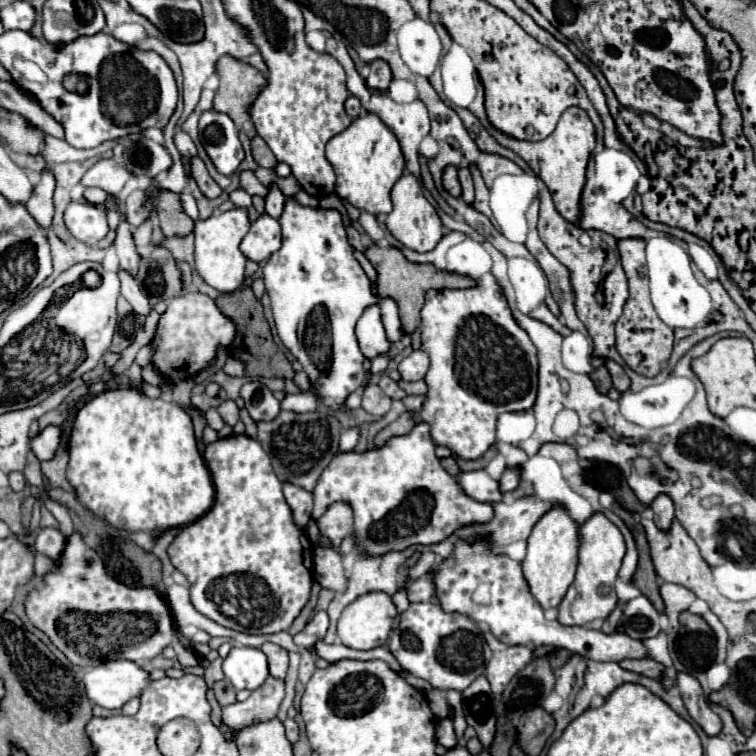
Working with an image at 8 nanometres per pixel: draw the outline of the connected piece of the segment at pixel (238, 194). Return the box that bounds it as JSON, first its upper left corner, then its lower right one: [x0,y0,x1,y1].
[229,189,251,209]

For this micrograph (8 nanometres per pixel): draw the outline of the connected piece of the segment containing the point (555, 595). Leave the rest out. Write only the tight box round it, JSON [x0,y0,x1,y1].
[523,507,579,609]

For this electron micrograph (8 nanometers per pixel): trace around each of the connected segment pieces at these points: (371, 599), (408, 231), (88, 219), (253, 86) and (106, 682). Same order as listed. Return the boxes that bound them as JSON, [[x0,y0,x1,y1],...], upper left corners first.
[[337,593,395,649],[387,173,443,253],[63,201,109,247],[213,55,265,139],[83,659,147,709]]

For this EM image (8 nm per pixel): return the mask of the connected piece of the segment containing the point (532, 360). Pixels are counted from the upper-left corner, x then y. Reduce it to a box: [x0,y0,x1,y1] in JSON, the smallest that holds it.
[421,273,537,459]

